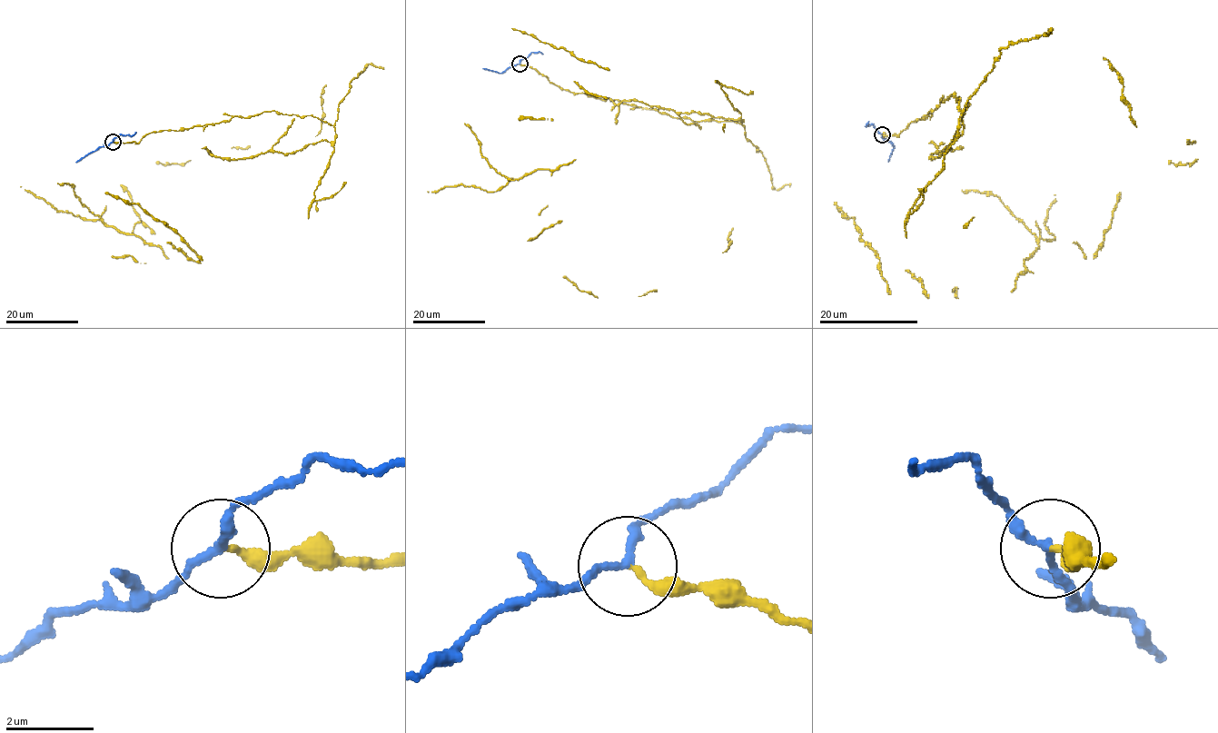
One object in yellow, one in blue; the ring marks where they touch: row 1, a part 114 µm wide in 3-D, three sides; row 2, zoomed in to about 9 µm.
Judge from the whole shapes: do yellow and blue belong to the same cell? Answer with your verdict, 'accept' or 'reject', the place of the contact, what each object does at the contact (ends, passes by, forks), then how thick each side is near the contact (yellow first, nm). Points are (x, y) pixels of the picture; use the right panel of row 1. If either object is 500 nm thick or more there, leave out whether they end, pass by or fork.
reject; place (882, 134); yellow ends; blue passes by; calibres 170 and 190 nm

